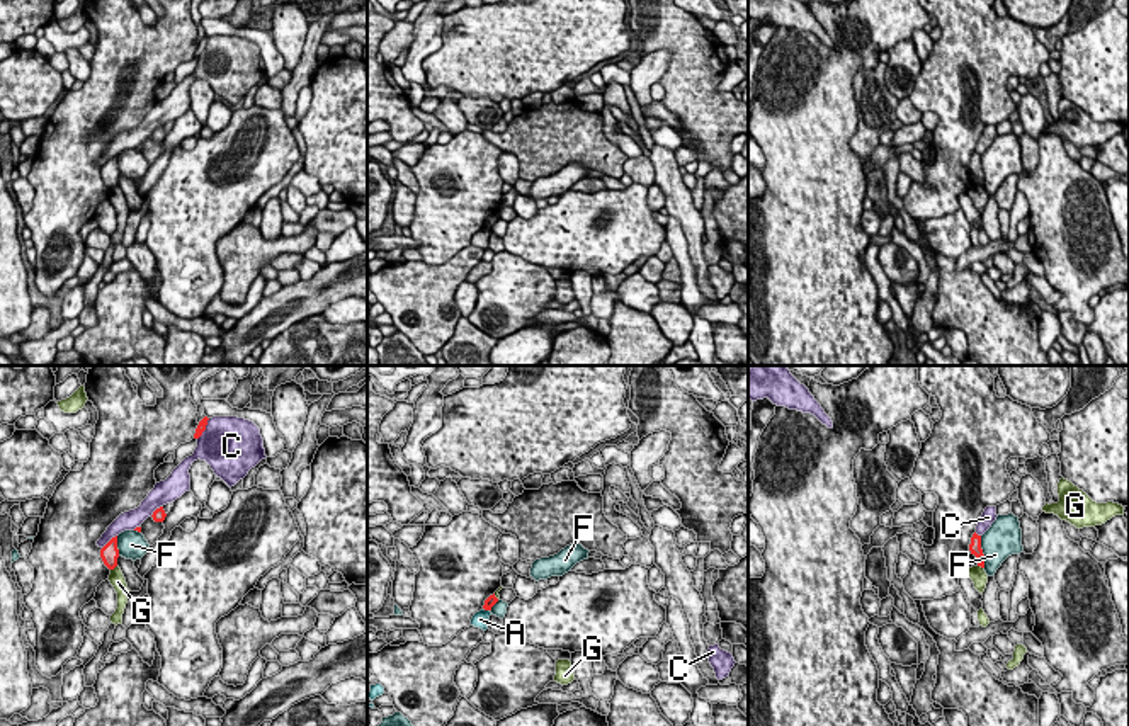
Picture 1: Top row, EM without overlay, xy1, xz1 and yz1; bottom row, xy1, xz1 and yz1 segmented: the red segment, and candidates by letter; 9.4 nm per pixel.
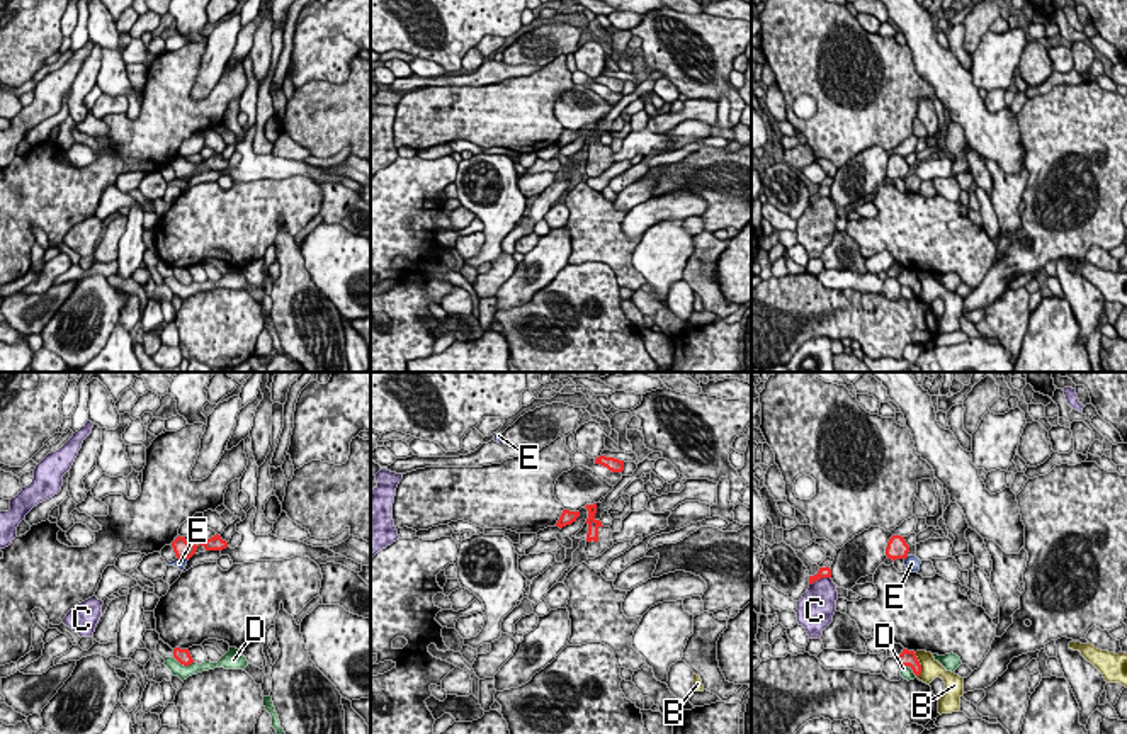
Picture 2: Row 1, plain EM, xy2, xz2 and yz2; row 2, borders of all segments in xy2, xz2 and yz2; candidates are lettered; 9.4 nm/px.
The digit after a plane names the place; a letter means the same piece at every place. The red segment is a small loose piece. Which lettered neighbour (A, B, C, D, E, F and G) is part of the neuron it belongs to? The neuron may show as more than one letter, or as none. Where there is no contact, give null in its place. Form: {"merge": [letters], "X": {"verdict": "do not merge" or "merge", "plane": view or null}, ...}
{"merge": [], "A": {"verdict": "do not merge", "plane": "xz1"}, "B": {"verdict": "do not merge", "plane": "yz2"}, "C": {"verdict": "do not merge", "plane": "yz2"}, "D": {"verdict": "do not merge", "plane": "xy2"}, "E": {"verdict": "do not merge", "plane": "xy2"}, "F": {"verdict": "do not merge", "plane": "yz1"}, "G": {"verdict": "do not merge", "plane": "xy1"}}

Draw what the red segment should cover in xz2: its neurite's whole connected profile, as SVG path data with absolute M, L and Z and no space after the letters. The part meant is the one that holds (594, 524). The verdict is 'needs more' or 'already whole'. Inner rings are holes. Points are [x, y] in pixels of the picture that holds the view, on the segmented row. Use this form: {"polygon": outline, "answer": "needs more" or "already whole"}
{"polygon": "M597 503L586 505L585 508L588 510L588 518L585 522L588 525L585 552L588 559L595 559L614 545L614 532L610 527L603 527L602 522L595 518Z", "answer": "needs more"}

